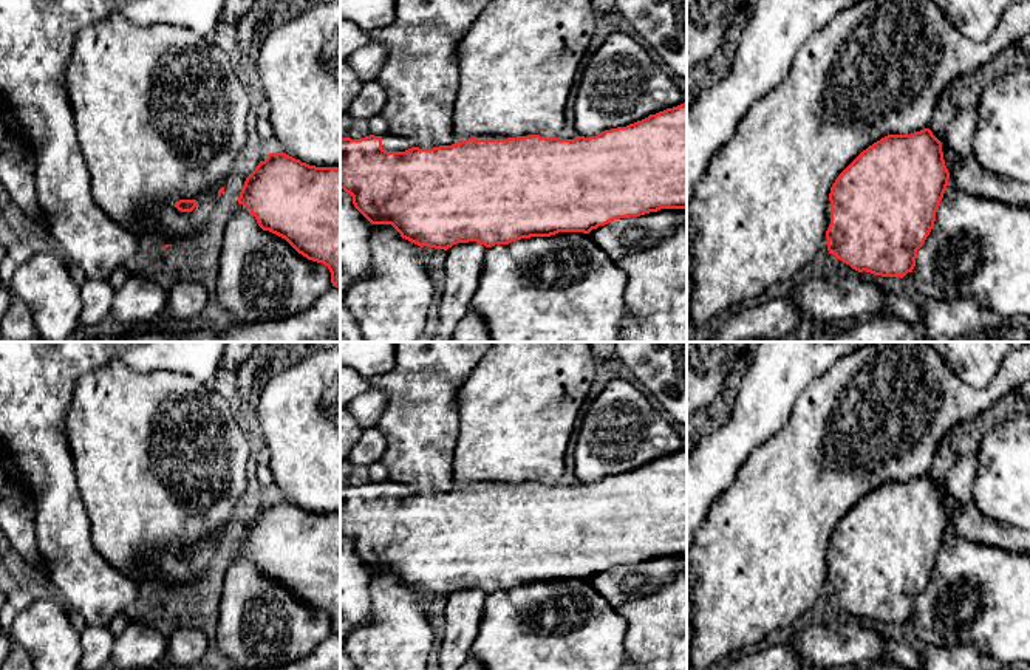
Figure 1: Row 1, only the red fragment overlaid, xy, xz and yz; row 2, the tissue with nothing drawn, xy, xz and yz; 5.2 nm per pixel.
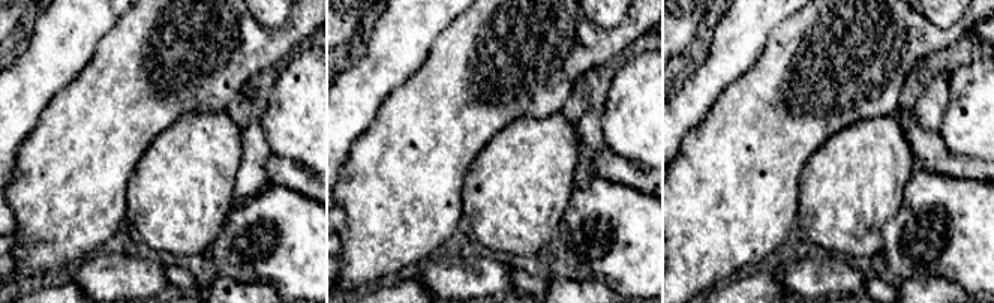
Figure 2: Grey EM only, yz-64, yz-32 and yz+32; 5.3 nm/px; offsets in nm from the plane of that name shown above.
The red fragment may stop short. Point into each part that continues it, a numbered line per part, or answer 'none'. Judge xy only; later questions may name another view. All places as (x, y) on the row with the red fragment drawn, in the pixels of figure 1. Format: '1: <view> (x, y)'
none

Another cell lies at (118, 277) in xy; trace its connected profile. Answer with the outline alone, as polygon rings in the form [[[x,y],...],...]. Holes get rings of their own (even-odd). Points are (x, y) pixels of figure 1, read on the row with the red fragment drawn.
[[[133,265],[116,268],[108,277],[110,286],[114,291],[118,291],[125,283],[125,280],[130,277],[133,268],[135,268]]]

